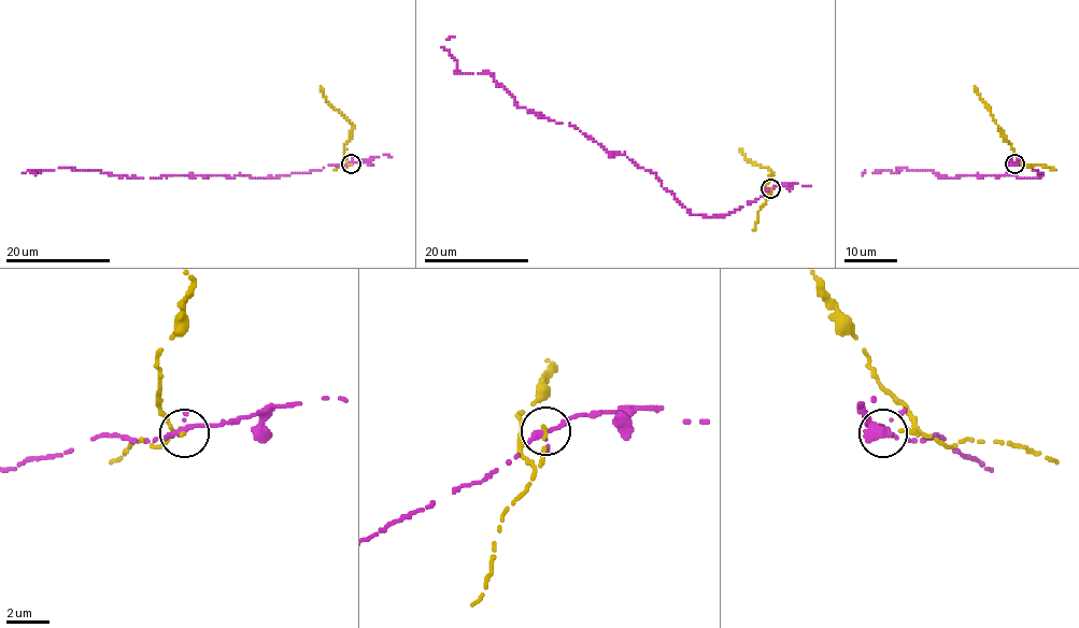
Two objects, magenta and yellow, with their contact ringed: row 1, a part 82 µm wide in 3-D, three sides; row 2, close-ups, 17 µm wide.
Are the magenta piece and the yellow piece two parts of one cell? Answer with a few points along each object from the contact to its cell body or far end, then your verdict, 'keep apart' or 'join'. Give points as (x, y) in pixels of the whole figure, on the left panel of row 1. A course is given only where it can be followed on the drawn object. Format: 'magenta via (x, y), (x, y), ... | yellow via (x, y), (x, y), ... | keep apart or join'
magenta via (350, 163), (331, 163), (307, 173), (254, 179), (244, 174), (150, 179), (75, 168), (34, 172) | yellow via (351, 163), (344, 157), (344, 147), (353, 126), (326, 101), (321, 87) | keep apart

